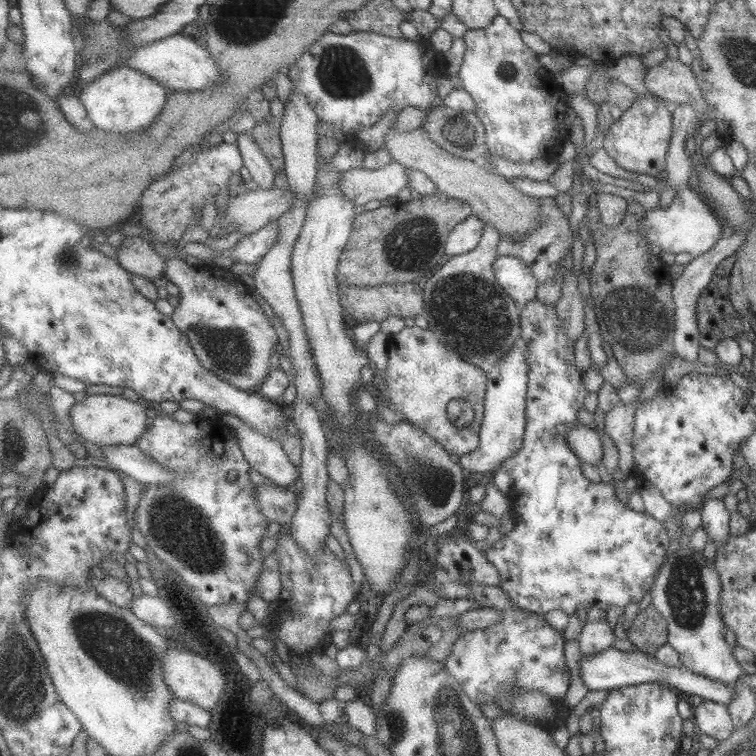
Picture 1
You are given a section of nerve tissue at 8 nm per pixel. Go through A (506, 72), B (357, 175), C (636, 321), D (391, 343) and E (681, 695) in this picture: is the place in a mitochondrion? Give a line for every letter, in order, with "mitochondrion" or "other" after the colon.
A: mitochondrion
B: other
C: mitochondrion
D: other
E: other

